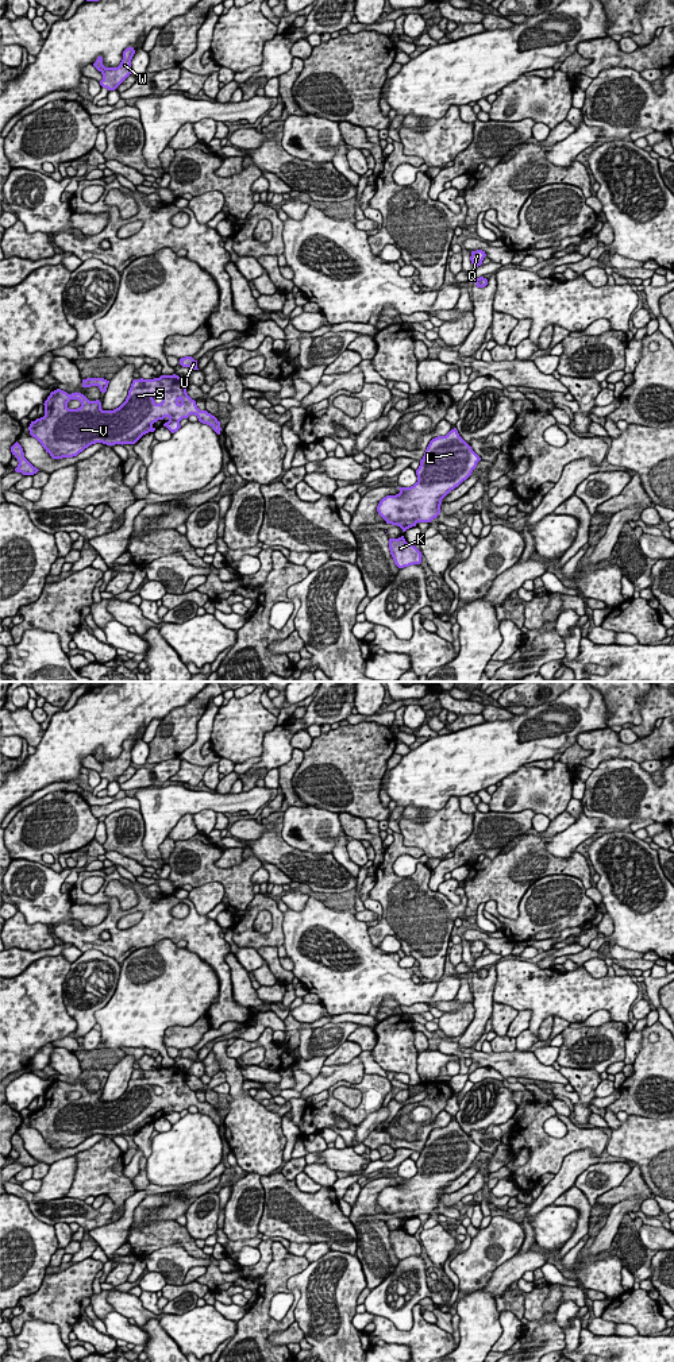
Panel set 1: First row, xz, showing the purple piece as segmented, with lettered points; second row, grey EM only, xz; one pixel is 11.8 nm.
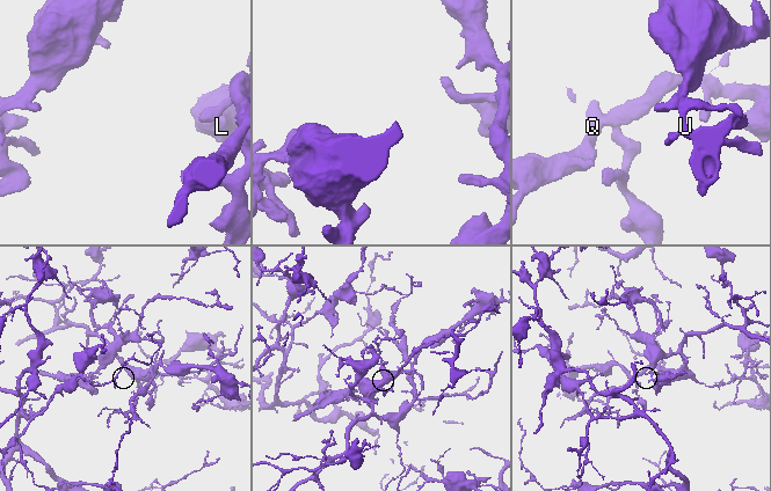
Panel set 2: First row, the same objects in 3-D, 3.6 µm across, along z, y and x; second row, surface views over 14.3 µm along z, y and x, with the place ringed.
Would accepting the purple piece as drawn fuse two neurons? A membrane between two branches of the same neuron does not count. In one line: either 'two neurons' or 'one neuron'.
two neurons

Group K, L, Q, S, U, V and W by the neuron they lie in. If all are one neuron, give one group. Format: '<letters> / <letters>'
K L Q U W / S V

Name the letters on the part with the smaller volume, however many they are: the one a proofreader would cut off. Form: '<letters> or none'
S, V

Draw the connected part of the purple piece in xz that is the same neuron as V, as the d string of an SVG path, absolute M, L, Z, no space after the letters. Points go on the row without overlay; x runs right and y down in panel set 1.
M176 1065L154 1070L134 1070L126 1092L113 1101L103 1101L99 1091L89 1092L81 1084L68 1085L61 1080L51 1083L43 1096L45 1107L31 1112L28 1122L53 1150L77 1147L96 1134L135 1135L143 1126L154 1123L153 1115L165 1108L169 1112L181 1112L195 1106L200 1114L209 1116L217 1126L222 1122L220 1112L197 1099L196 1092L186 1084L186 1072Z

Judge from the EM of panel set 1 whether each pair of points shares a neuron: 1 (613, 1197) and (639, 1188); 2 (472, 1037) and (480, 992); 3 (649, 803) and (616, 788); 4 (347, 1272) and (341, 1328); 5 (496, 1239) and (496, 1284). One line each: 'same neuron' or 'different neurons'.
1: same neuron
2: same neuron
3: same neuron
4: same neuron
5: different neurons

